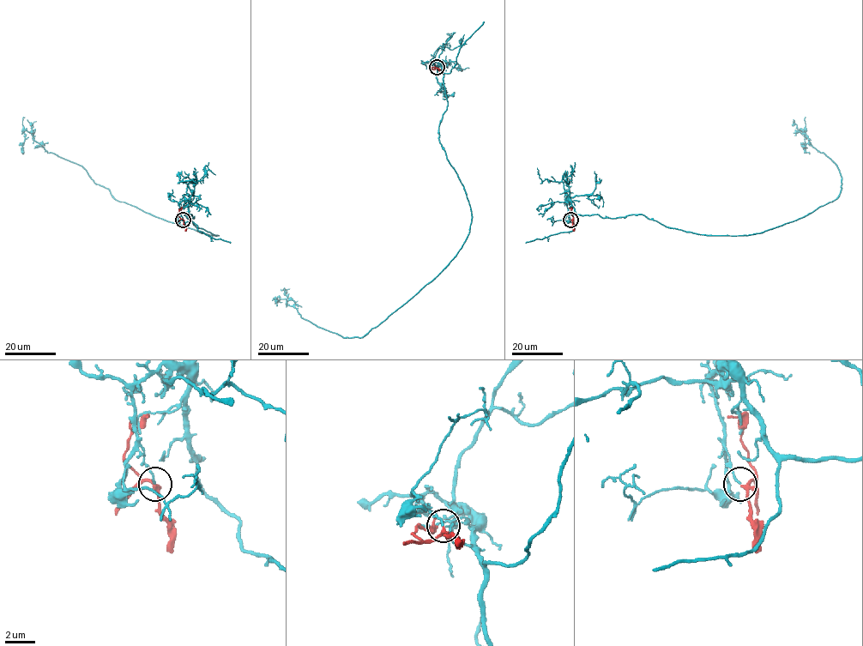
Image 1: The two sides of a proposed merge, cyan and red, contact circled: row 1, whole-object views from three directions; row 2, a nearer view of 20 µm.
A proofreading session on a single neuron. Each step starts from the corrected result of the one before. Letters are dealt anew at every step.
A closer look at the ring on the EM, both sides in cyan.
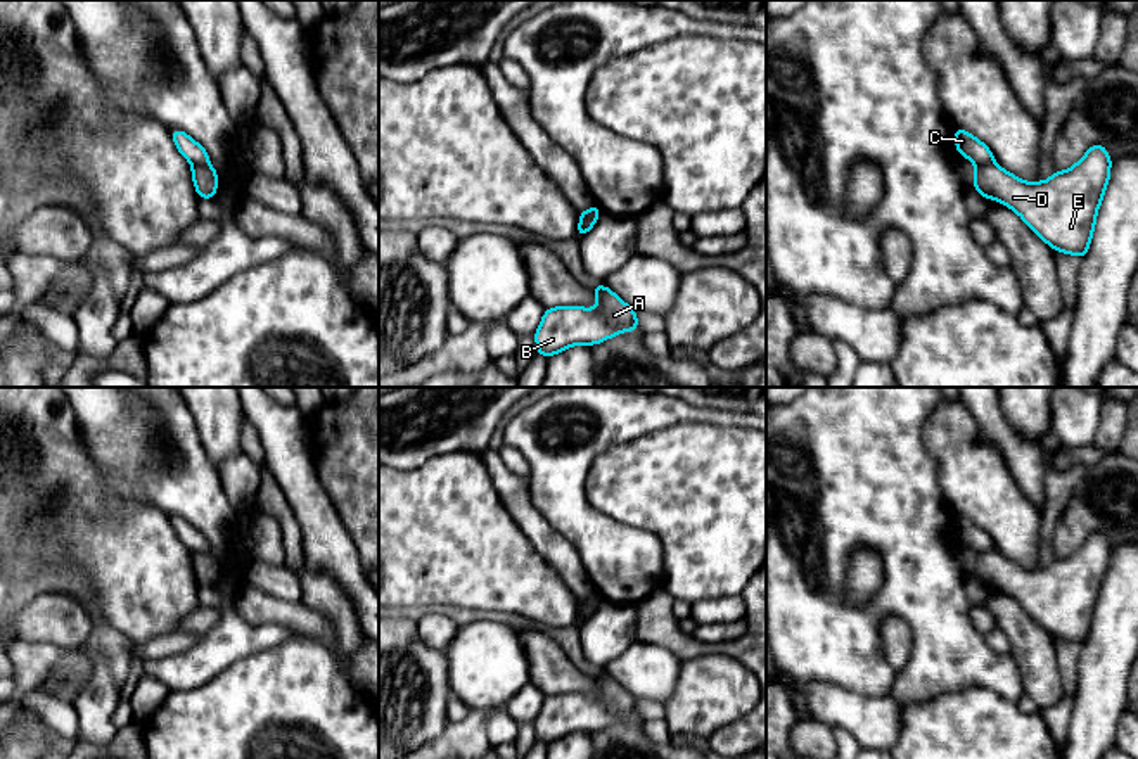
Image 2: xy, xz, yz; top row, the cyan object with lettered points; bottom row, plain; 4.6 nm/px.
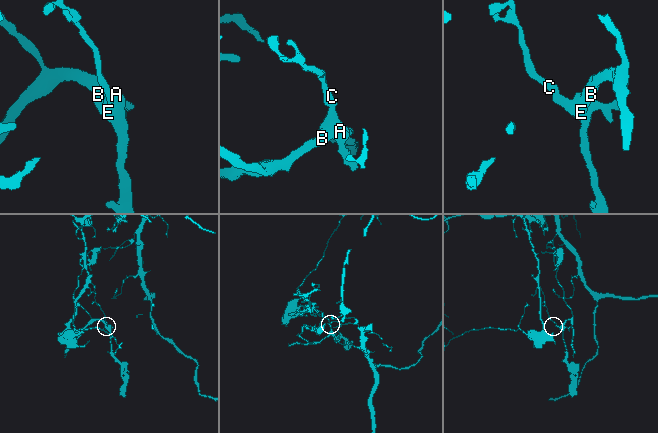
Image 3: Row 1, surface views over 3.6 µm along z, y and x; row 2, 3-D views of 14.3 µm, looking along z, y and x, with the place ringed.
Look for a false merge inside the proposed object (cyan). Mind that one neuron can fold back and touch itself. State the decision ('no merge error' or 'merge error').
merge error

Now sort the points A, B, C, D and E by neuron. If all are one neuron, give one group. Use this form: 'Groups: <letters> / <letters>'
Groups: A B D E / C

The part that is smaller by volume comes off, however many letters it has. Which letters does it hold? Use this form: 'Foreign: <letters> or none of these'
Foreign: A, B, D, E

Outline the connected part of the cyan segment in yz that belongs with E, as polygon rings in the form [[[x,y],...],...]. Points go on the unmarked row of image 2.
[[[1095,531],[1069,557],[1046,569],[1024,569],[996,550],[977,553],[972,574],[1015,598],[1053,638],[1084,645],[1098,595],[1110,565],[1112,546]]]

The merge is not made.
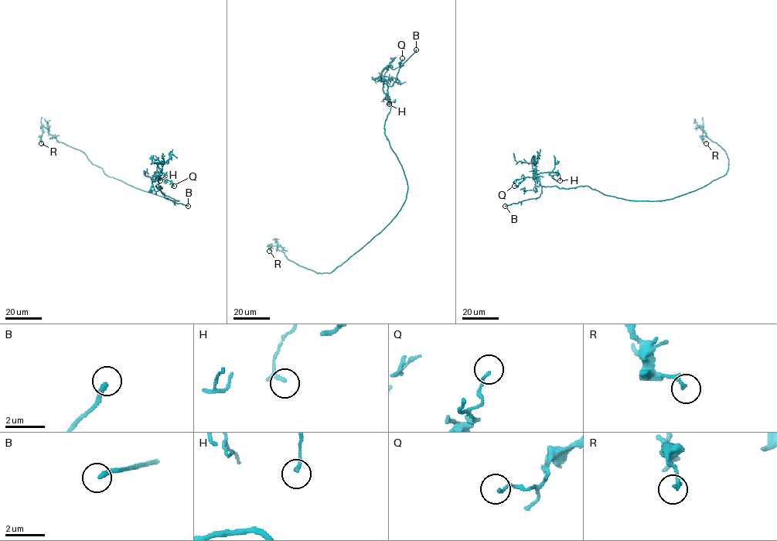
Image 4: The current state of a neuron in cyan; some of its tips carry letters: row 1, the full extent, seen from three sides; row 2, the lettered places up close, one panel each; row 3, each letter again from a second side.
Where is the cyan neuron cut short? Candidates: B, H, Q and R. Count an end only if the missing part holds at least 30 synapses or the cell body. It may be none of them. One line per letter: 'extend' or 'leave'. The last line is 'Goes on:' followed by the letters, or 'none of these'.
B: extend
H: leave
Q: leave
R: leave
Goes on: B

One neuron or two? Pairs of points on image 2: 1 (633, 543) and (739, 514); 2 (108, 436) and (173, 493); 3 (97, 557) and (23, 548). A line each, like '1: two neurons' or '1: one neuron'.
1: two neurons
2: one neuron
3: one neuron

